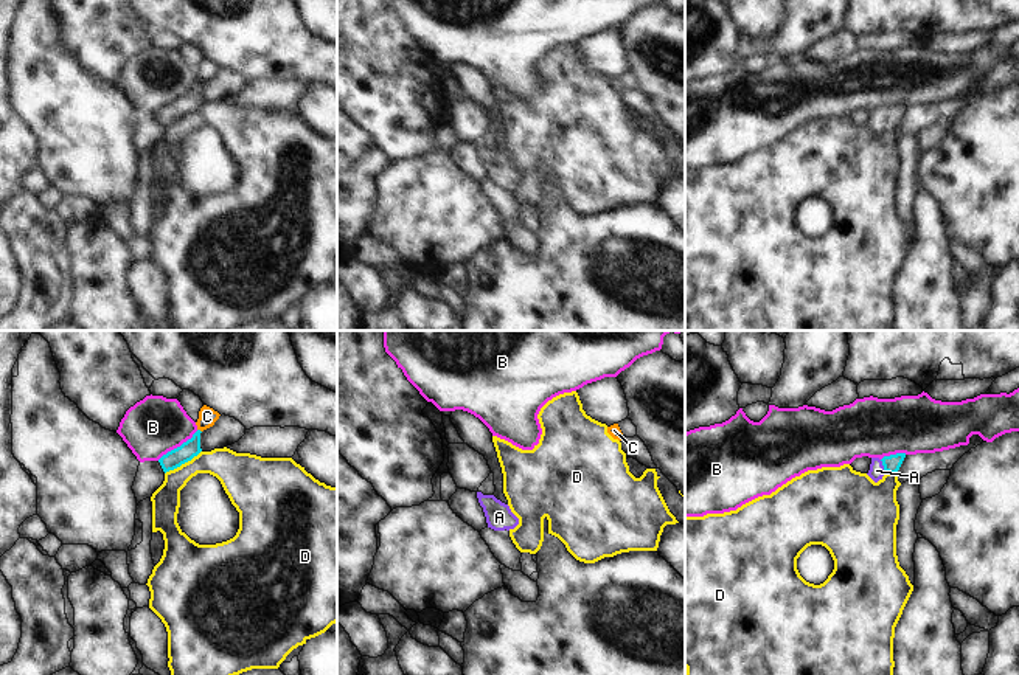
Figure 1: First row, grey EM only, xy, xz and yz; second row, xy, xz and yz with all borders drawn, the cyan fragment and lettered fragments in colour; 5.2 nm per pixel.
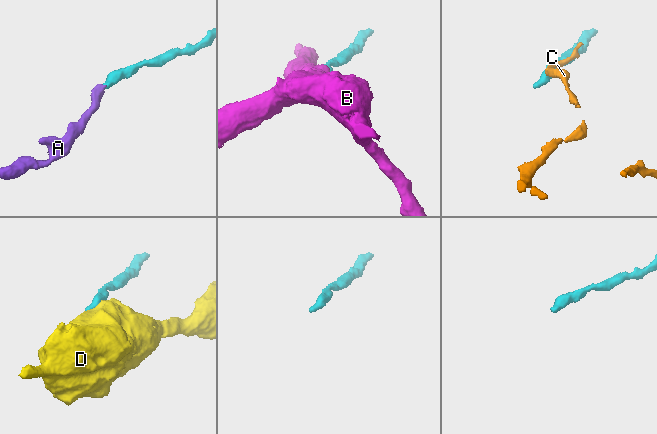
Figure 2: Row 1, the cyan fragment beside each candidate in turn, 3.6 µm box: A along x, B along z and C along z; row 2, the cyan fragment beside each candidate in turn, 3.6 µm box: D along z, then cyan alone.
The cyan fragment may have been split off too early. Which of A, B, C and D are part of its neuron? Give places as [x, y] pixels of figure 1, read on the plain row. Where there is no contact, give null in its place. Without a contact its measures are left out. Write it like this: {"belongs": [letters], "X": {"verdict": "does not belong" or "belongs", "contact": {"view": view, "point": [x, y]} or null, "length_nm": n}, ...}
{"belongs": ["A"], "A": {"verdict": "belongs", "contact": {"view": "yz", "point": [883, 117]}, "length_nm": 70}, "B": {"verdict": "does not belong", "contact": {"view": "xy", "point": [177, 100]}, "length_nm": 260}, "C": {"verdict": "does not belong", "contact": {"view": "xy", "point": [199, 83]}, "length_nm": 30}, "D": {"verdict": "does not belong", "contact": {"view": "xy", "point": [182, 115]}, "length_nm": 220}}

